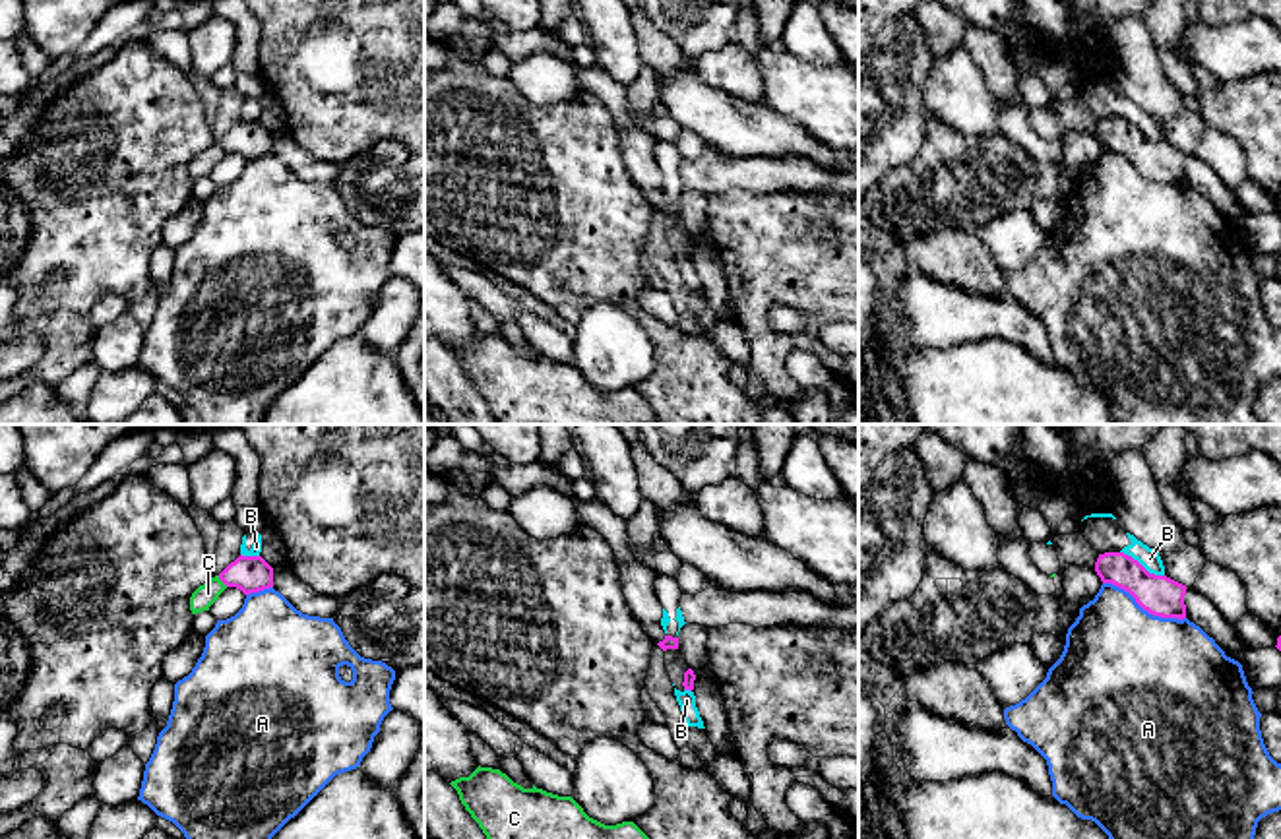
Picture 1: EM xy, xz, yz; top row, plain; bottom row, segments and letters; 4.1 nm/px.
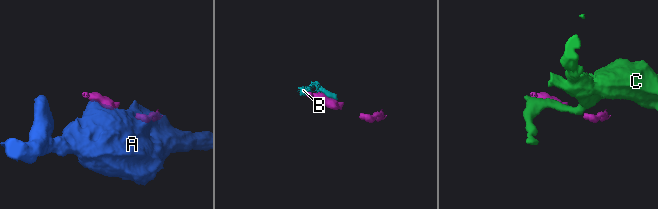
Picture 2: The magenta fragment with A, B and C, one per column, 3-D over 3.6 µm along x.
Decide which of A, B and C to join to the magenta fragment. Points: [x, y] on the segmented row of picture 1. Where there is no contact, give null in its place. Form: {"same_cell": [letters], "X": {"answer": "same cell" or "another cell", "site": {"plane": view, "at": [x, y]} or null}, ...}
{"same_cell": [], "A": {"answer": "another cell", "site": {"plane": "yz", "at": [1144, 609]}}, "B": {"answer": "another cell", "site": {"plane": "yz", "at": [1140, 564]}}, "C": {"answer": "another cell", "site": {"plane": "xy", "at": [223, 582]}}}

